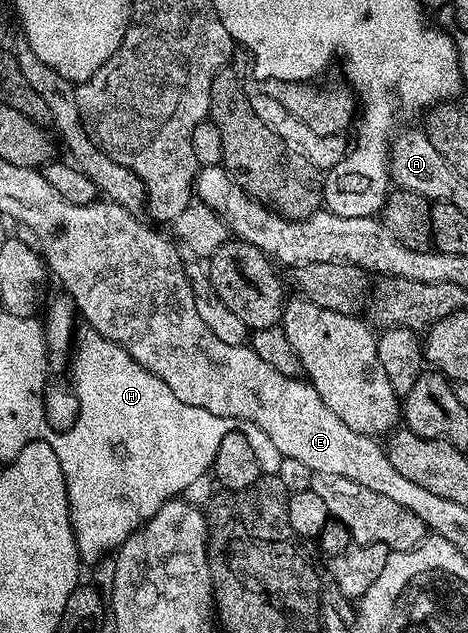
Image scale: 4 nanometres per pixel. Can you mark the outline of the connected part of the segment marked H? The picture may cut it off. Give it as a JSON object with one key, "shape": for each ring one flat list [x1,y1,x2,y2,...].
{"shape":[[85,325,76,332,75,350,72,352,73,357,73,395,77,398,77,420,74,421,73,427,66,429,62,435,52,436,51,442,55,449,55,457,59,458,59,465,63,471,65,478,65,493,69,502,69,523,73,526,73,536,77,542,77,553,82,564,93,563,96,559,101,559,105,554,116,552,121,544,133,534,143,527,156,513,159,508,171,499,178,498,196,479,201,479,212,468,213,458,219,449,219,441,223,441,223,437,227,437,227,433,238,430,238,420,231,417,215,417,215,413,207,413,207,409,199,409,195,405,187,405,183,401,179,401,179,397,175,397,175,393,171,393,171,389,167,389,167,385,163,385,163,381,159,381,159,377,155,377,147,369,140,367,131,356,126,353,123,348,115,341,104,339,94,327]]}

